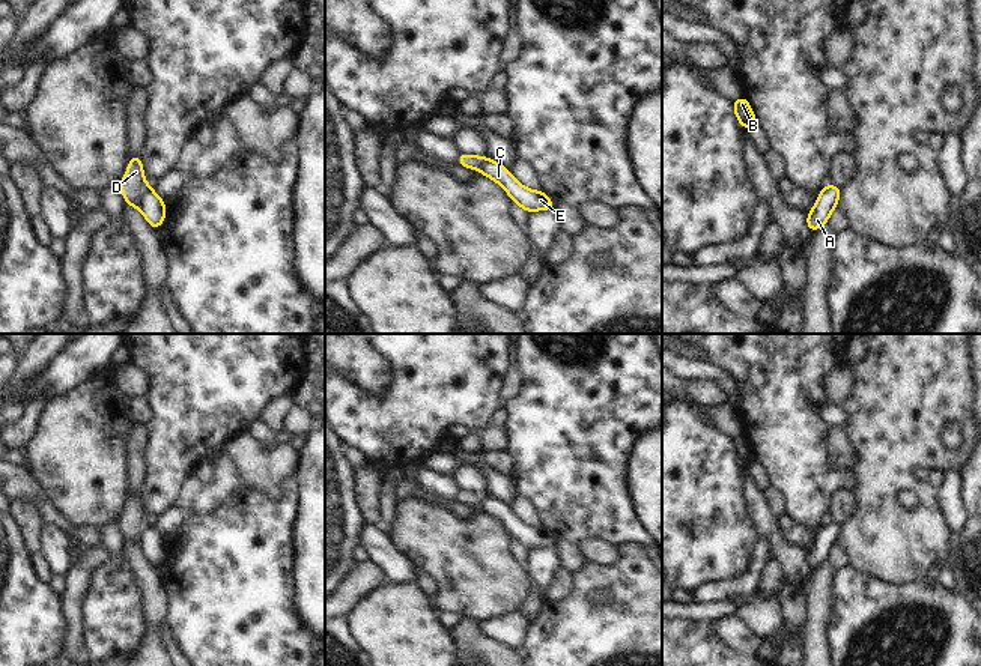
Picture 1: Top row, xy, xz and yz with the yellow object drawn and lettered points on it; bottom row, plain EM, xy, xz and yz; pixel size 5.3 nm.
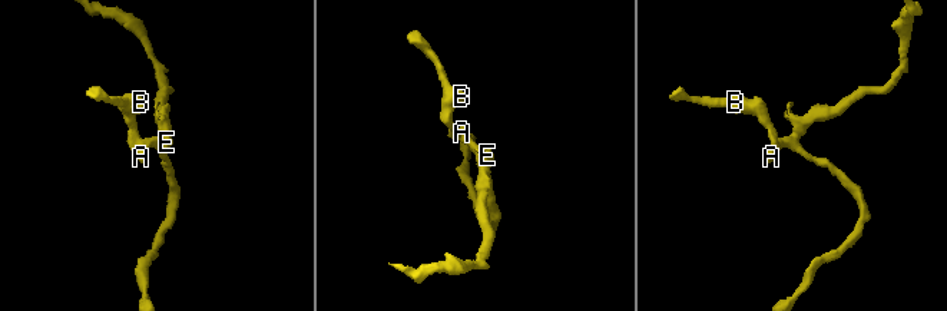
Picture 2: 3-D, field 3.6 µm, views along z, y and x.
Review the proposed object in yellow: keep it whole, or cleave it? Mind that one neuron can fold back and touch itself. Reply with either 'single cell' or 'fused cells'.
fused cells

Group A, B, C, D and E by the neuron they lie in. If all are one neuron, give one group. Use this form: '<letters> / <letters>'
A C E / B D

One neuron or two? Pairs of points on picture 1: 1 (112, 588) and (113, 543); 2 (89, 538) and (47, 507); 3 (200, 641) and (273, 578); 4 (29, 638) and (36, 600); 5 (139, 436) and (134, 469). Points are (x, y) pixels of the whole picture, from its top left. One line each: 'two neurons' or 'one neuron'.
1: one neuron
2: one neuron
3: one neuron
4: one neuron
5: one neuron

